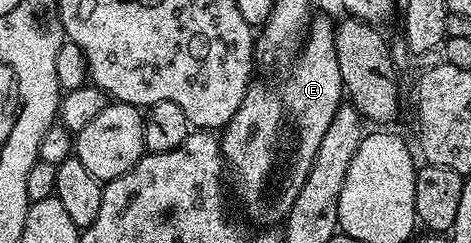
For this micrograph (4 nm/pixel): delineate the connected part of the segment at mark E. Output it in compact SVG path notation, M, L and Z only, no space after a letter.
M311 18L308 24L308 30L302 40L300 50L297 52L296 58L289 64L286 79L282 79L279 83L274 83L269 87L266 83L251 82L249 88L244 93L244 99L240 101L240 109L236 109L236 113L232 117L232 121L228 121L224 130L220 135L222 145L222 158L225 166L234 174L234 187L238 190L238 195L242 198L242 203L246 206L246 211L250 214L250 219L254 225L274 225L270 223L281 224L285 220L286 214L292 209L292 201L296 201L296 197L300 194L300 188L304 186L304 181L308 181L308 169L312 169L312 161L316 161L316 149L320 149L320 141L324 141L324 133L328 133L328 125L332 123L332 117L338 112L338 108L344 103L344 88L342 86L342 78L340 77L340 65L336 65L336 45L334 44L334 28L335 20Z

